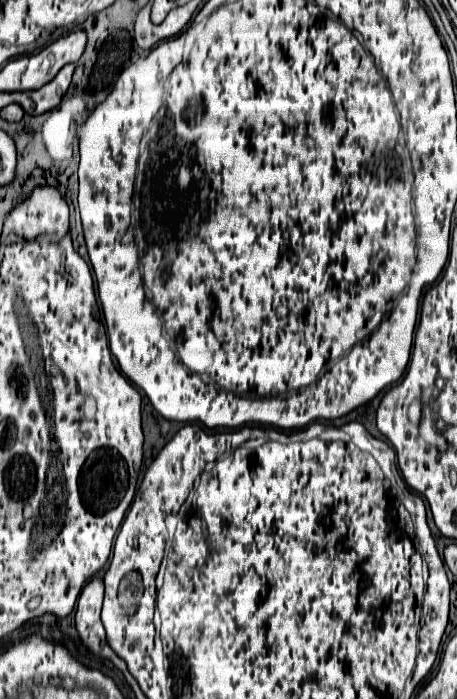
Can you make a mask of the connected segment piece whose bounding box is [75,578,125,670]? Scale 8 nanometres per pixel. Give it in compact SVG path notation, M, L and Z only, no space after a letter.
M93 578L81 592L75 612L75 628L79 634L81 644L95 656L111 660L119 670L125 670L125 664L113 654L113 650L107 646L105 630L99 620L103 602L103 580Z

